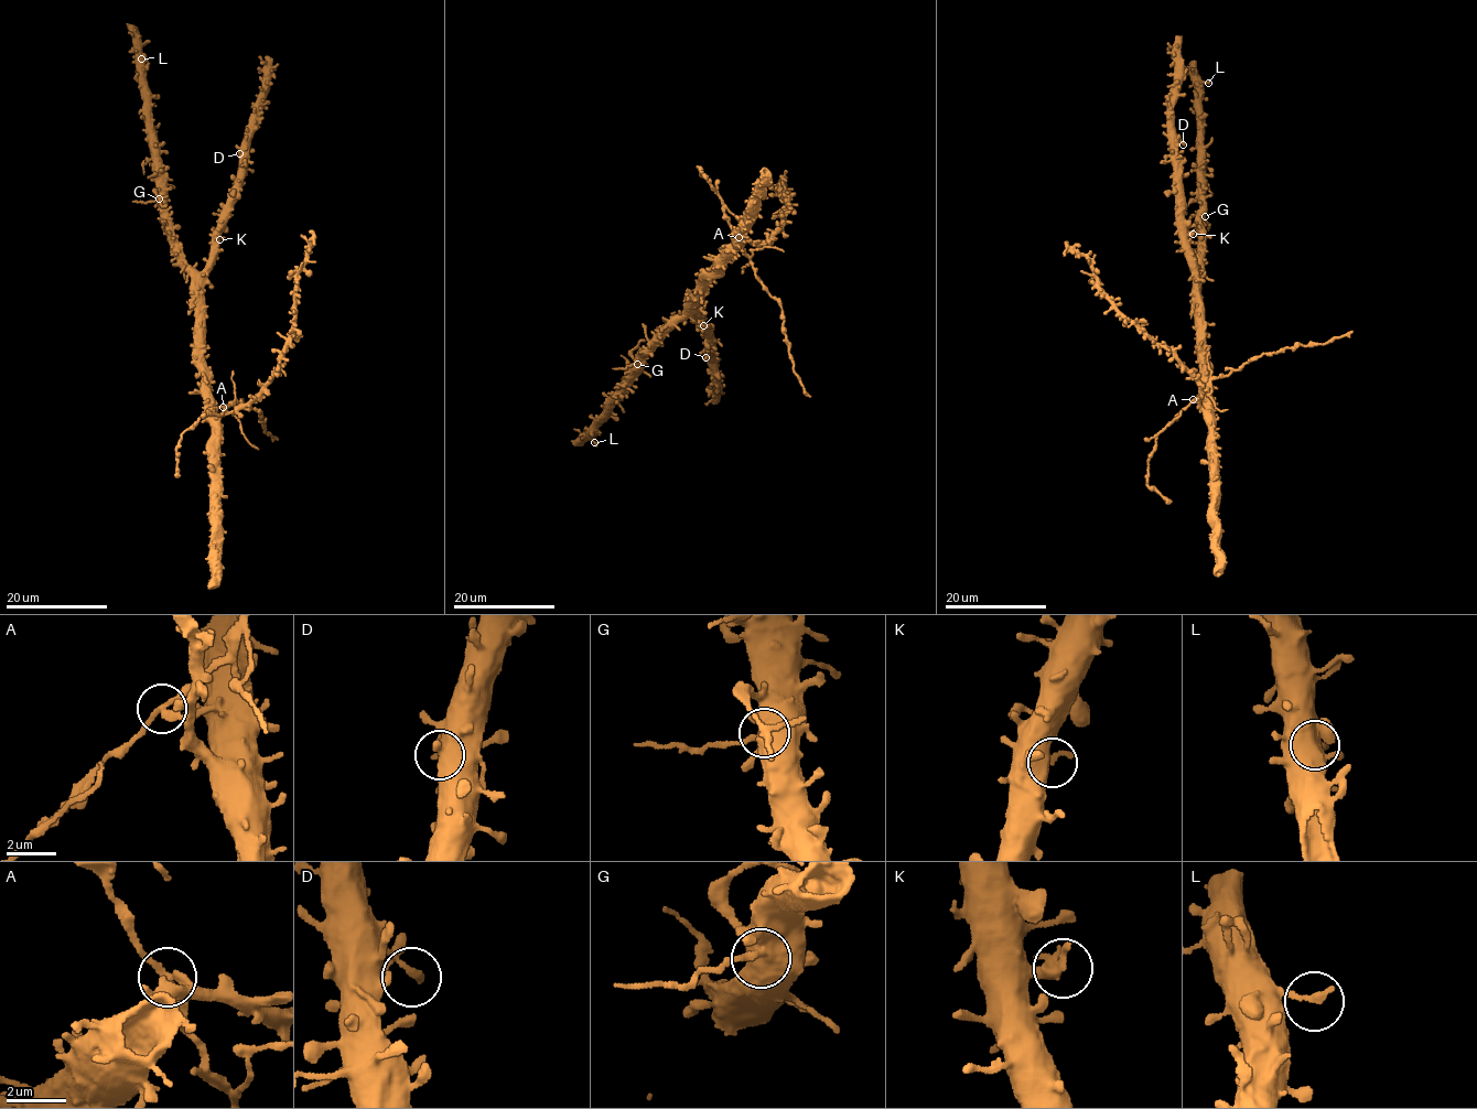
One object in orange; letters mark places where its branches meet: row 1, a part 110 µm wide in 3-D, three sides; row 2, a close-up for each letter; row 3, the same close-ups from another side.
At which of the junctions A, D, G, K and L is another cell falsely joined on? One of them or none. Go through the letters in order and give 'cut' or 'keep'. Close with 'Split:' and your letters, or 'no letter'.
A: cut
D: keep
G: keep
K: keep
L: keep
Split: A

